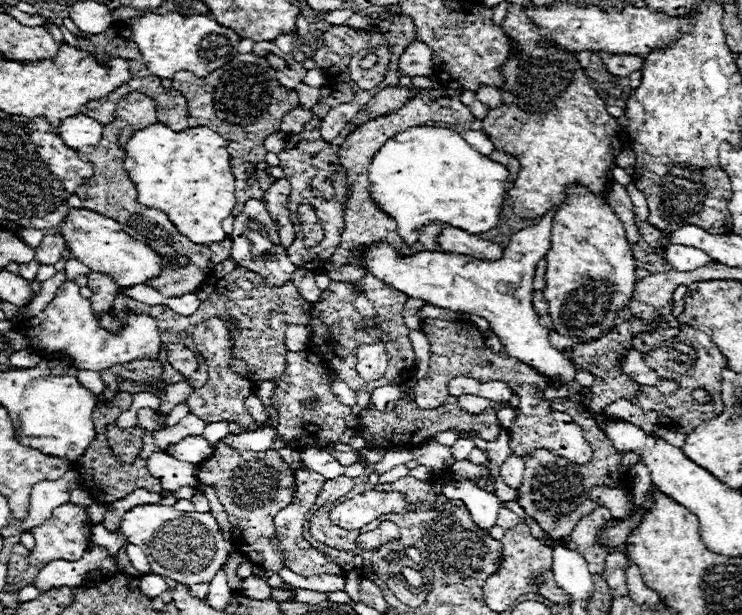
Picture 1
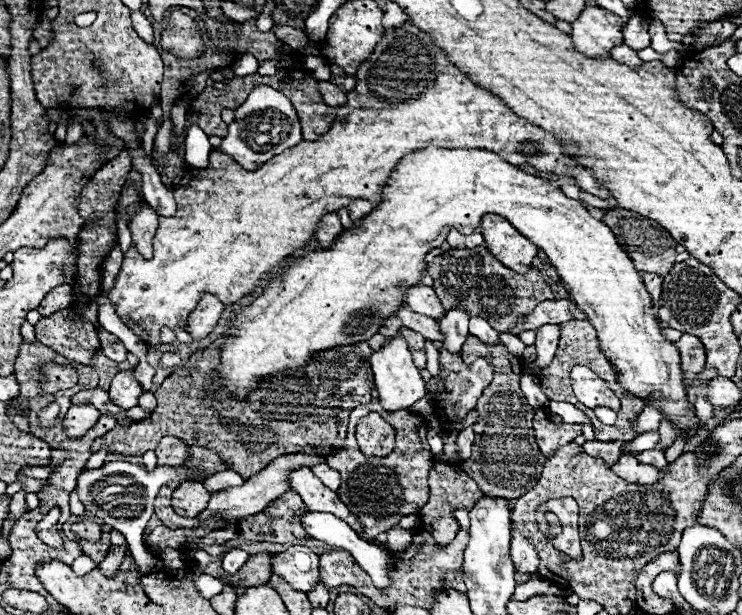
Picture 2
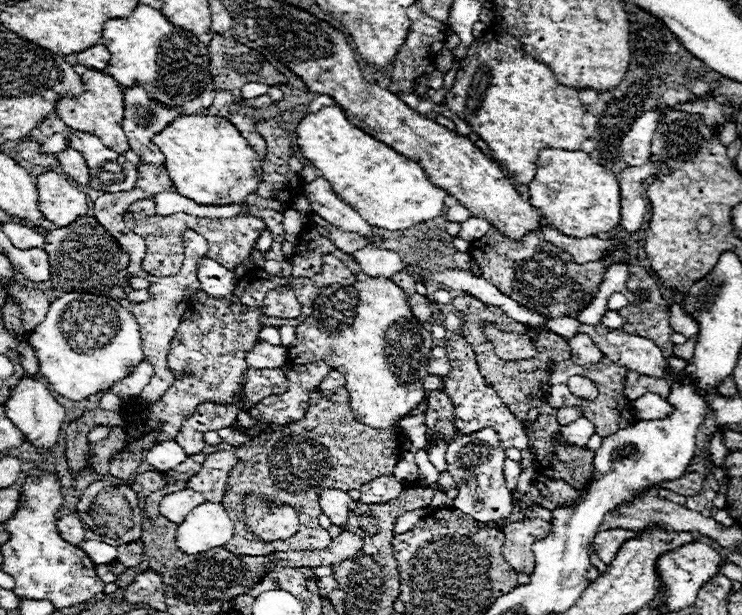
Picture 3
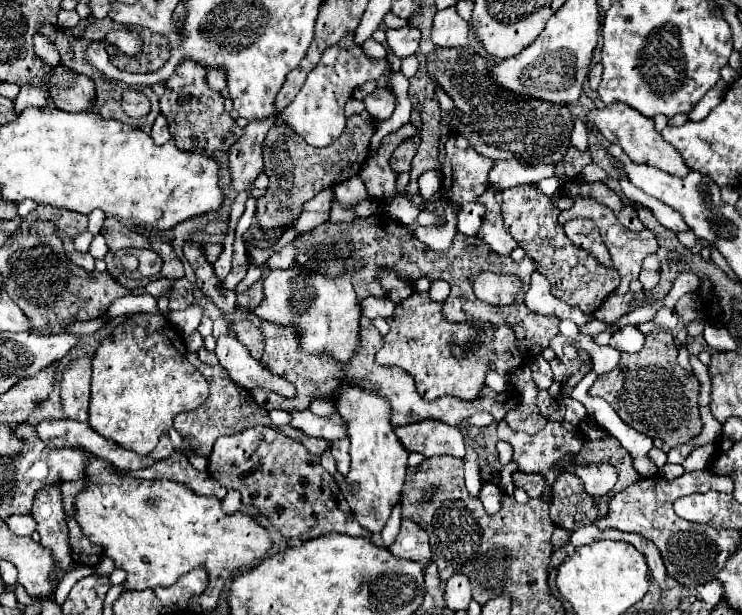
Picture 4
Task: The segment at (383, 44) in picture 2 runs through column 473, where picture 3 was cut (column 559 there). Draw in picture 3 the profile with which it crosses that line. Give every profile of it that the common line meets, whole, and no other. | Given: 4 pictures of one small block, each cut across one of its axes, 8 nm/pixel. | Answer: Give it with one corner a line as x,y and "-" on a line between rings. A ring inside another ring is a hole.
492,32
490,36
474,40
470,44
466,56
462,58
462,72
456,74
456,82
446,96
446,104
456,116
468,122
476,136
480,136
488,144
492,158
498,160
518,184
530,184
530,180
534,180
536,160
542,148
578,150
580,144
588,138
584,130
586,110
580,102
580,92
576,88
560,84
554,72
546,64
534,60
522,48
522,42
508,32

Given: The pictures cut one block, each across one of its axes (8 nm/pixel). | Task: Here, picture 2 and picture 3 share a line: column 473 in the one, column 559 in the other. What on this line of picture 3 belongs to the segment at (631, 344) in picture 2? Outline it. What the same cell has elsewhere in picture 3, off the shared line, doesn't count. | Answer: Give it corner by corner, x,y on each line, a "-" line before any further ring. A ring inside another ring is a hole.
544,148
538,154
534,180
528,184
530,204
542,210
544,220
566,236
590,236
612,232
620,224
618,180
582,150

